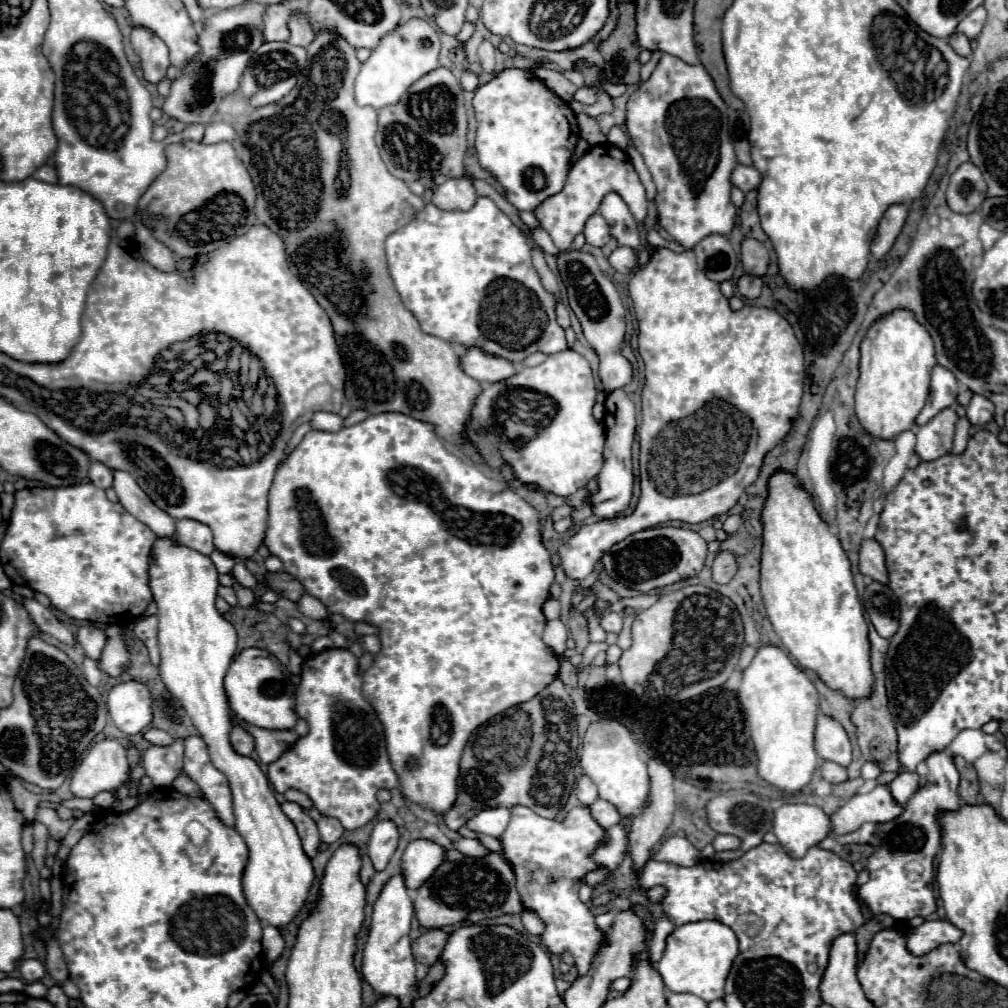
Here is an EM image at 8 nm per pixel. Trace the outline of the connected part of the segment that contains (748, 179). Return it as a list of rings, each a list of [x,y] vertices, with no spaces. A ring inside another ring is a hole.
[[[738,164],[732,172],[732,184],[740,188],[744,194],[750,190],[756,190],[762,182],[762,174],[754,166],[742,166]]]

